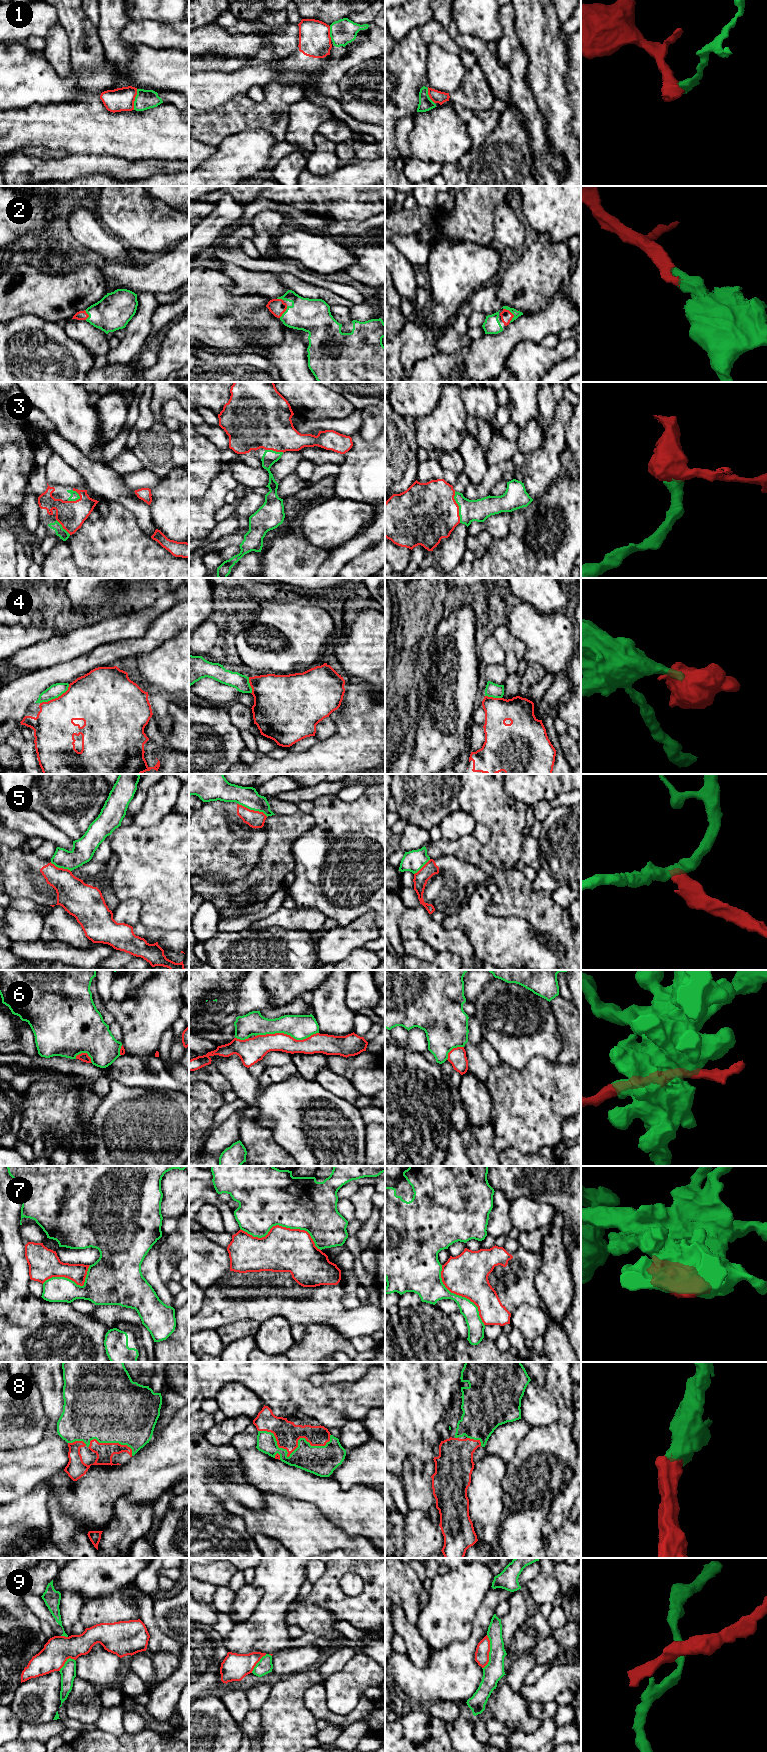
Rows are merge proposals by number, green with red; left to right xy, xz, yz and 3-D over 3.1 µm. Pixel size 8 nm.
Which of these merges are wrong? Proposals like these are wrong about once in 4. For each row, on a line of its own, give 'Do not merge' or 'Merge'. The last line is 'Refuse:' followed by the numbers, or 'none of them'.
1: Do not merge
2: Merge
3: Merge
4: Do not merge
5: Do not merge
6: Do not merge
7: Do not merge
8: Merge
9: Do not merge
Refuse: 1, 4, 5, 6, 7, 9

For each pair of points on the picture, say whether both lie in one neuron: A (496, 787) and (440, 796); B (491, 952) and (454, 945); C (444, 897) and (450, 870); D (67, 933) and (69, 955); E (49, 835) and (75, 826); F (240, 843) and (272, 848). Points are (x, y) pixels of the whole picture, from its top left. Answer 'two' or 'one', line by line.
A: one
B: two
C: one
D: two
E: two
F: two

